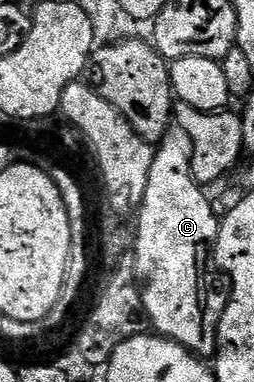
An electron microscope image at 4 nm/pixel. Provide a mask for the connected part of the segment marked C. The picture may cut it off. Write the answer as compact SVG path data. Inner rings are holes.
M175 124L167 131L165 137L157 143L155 152L155 159L153 160L153 168L149 168L149 184L145 184L145 196L143 197L139 210L139 227L135 230L135 246L133 242L133 254L135 250L135 262L133 261L133 269L137 275L138 281L141 283L141 293L143 296L143 309L145 311L145 318L148 323L151 322L156 326L154 329L158 331L164 338L170 338L171 341L181 344L185 349L190 350L192 354L207 360L215 353L215 345L217 344L217 332L219 331L219 321L223 315L223 309L227 307L227 299L229 297L228 291L219 287L220 275L213 269L213 254L212 246L215 237L219 234L219 223L221 221L220 215L215 215L215 210L211 207L209 199L203 195L204 187L200 182L191 175L191 137L189 132L185 132L183 127Z

